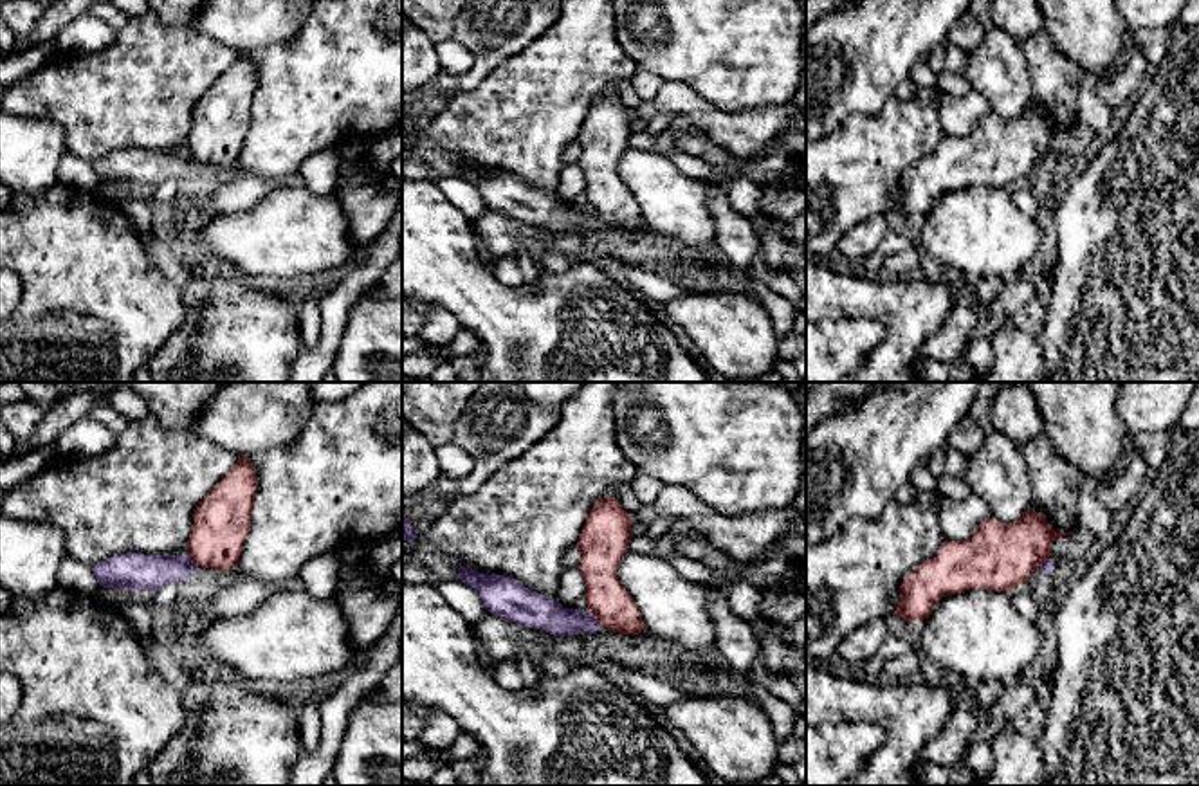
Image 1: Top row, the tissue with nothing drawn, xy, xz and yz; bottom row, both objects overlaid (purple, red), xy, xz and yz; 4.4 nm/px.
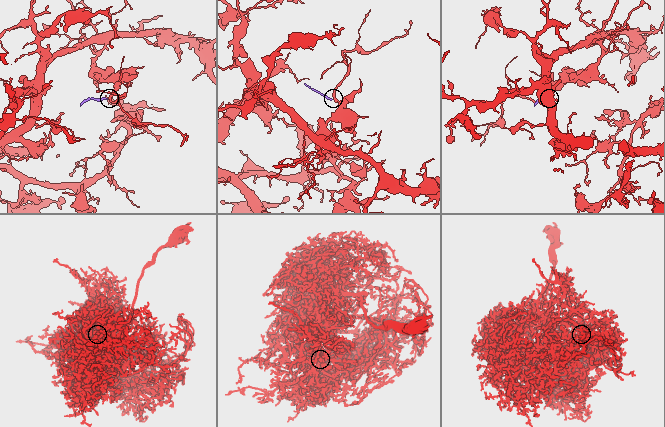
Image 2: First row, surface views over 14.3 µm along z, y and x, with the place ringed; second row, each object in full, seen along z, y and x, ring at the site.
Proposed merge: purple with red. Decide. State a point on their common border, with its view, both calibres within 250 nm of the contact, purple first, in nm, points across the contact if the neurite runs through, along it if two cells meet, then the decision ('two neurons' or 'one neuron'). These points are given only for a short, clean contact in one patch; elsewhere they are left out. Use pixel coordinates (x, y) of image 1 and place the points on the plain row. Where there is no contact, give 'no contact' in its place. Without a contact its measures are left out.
xz (594, 213) | 150/190 nm | along xz (588, 206), (601, 220) | two neurons

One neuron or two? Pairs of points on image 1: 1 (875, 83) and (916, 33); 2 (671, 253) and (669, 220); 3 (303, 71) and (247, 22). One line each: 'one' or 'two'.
1: one
2: two
3: two

